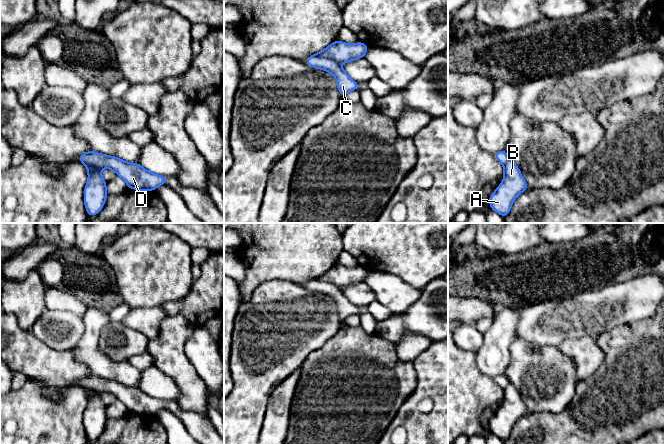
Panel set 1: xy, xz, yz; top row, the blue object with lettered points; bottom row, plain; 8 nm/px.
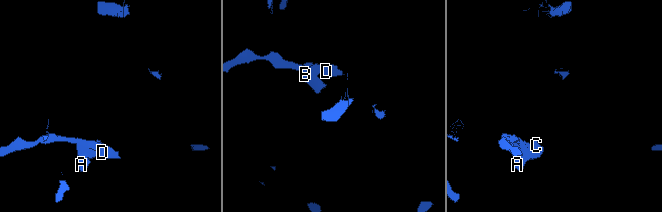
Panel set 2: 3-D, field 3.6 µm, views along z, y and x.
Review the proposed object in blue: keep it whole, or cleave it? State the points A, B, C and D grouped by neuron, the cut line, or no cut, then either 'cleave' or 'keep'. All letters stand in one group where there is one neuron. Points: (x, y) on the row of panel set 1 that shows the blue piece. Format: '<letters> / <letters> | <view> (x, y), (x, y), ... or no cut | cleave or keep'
A B C / D | xz (313, 55), (332, 58), (338, 63) | cleave

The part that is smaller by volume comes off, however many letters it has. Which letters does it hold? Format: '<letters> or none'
D

